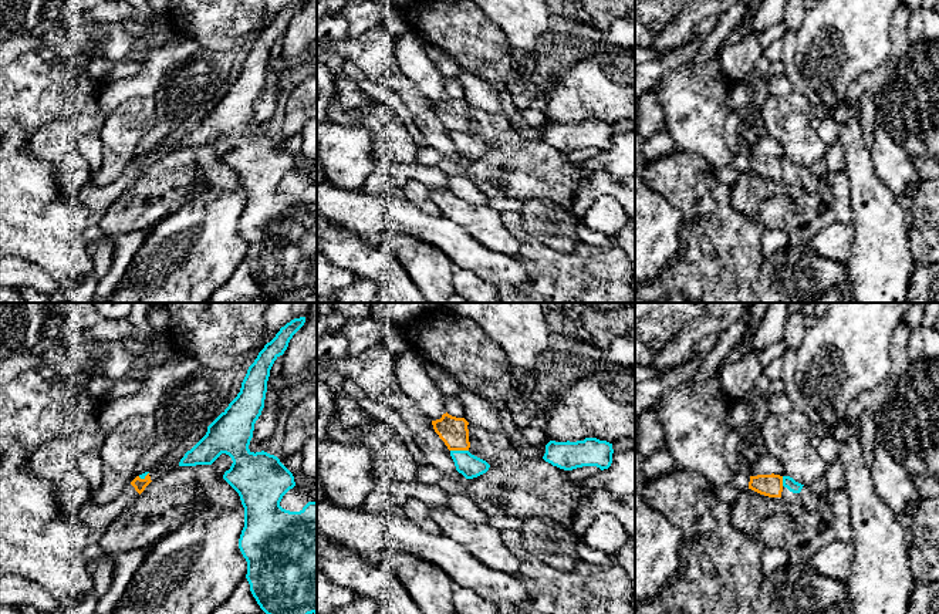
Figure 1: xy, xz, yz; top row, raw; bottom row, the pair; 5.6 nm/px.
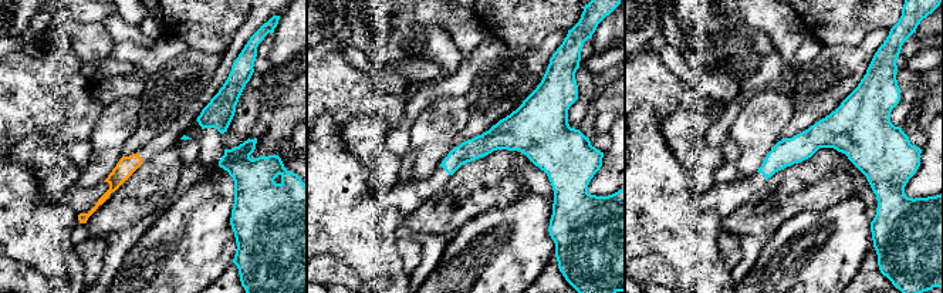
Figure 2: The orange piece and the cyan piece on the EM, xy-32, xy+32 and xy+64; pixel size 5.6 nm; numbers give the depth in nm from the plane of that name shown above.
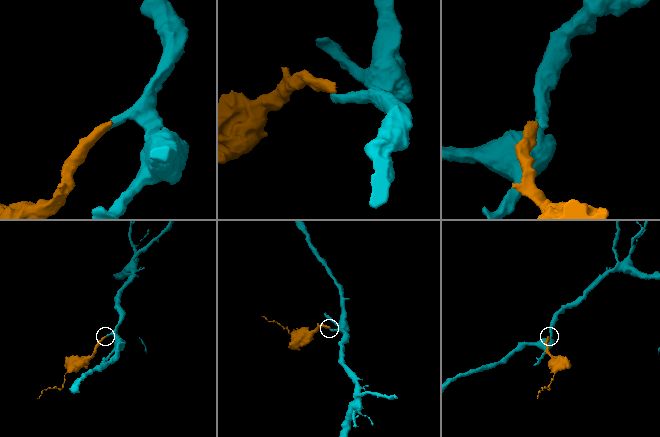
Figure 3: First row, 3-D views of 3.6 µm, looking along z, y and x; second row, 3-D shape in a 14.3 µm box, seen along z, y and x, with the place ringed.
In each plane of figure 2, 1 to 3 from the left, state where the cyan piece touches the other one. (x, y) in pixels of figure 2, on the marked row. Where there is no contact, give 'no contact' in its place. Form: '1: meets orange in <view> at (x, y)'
1: no contact
2: no contact
3: no contact

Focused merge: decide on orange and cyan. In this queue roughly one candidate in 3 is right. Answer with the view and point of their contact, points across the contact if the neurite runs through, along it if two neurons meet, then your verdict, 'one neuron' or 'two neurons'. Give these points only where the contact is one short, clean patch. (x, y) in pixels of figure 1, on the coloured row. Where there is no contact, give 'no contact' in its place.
xz (459, 449) | two neurons

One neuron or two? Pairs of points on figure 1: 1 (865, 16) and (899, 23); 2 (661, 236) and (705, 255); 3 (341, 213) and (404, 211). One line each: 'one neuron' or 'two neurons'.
1: two neurons
2: two neurons
3: one neuron

